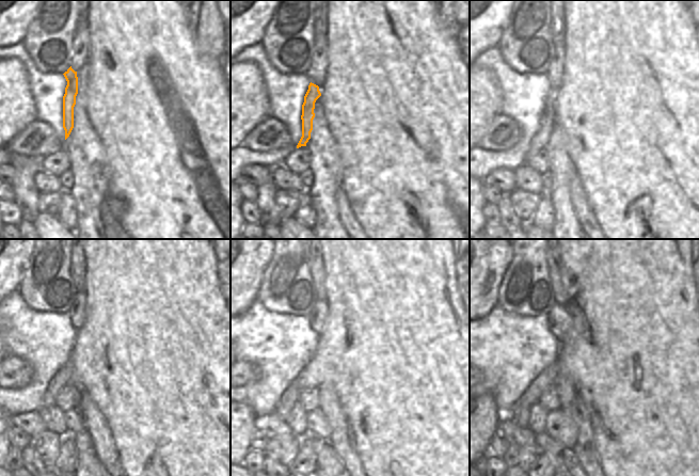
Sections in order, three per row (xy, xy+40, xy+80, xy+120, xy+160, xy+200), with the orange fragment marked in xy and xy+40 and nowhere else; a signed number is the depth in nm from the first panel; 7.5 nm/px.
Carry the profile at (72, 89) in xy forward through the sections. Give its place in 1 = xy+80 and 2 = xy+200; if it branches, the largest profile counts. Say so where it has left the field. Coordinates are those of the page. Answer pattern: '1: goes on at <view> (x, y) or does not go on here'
1: goes on at xy+80 (540, 140)
2: goes on at xy+200 (522, 408)

